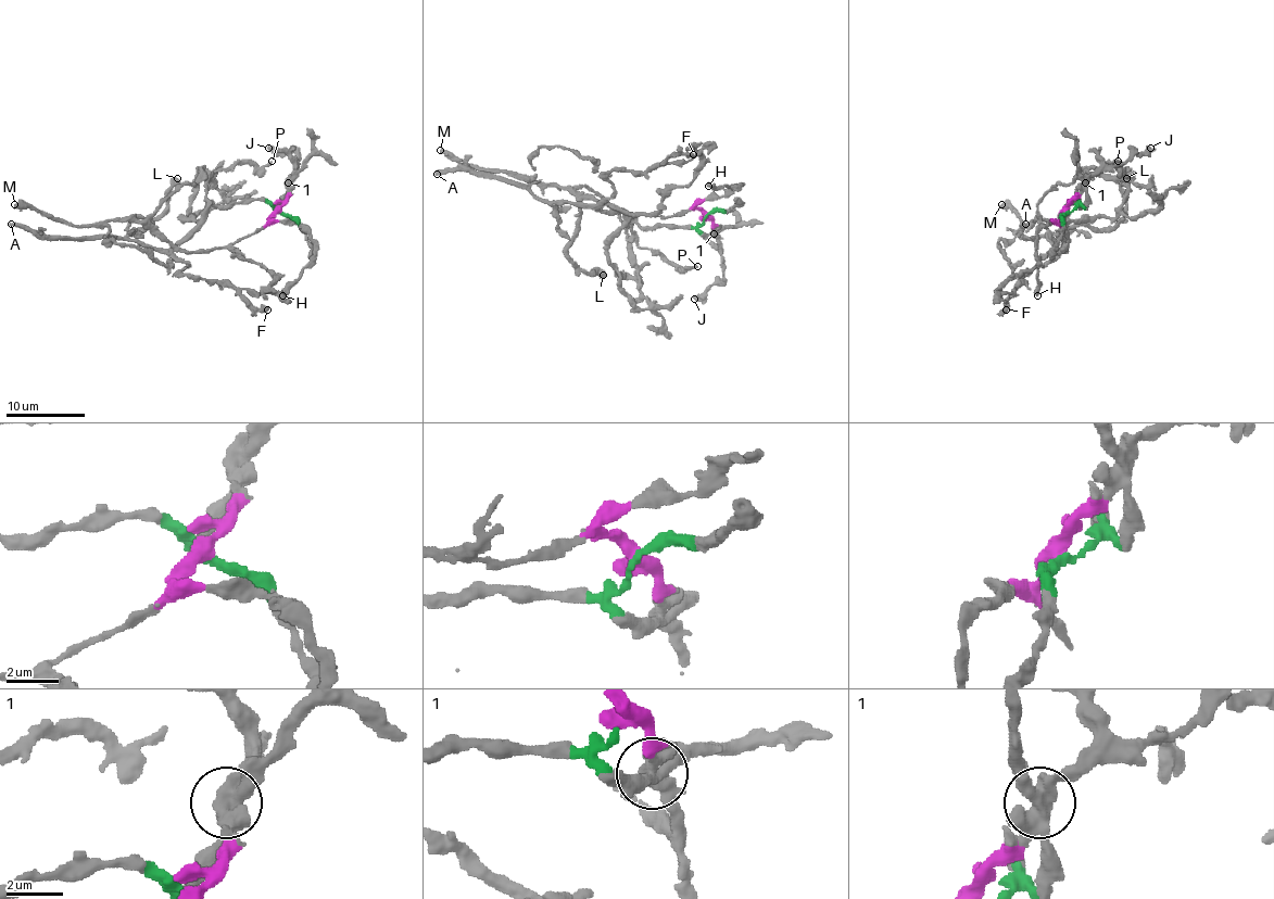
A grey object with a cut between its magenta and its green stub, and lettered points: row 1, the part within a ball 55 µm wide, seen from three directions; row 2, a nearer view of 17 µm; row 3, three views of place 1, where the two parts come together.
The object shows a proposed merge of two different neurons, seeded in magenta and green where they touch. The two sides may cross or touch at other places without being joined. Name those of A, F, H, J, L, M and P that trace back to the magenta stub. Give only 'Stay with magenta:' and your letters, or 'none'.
Stay with magenta: H, J, L, M

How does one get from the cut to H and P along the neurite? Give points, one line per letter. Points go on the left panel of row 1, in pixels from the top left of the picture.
H: (279, 211), (274, 215), (274, 220), (295, 220), (310, 235), (313, 244), (313, 258), (281, 295)
P: (279, 211), (259, 199), (215, 205), (206, 199), (206, 179), (216, 169), (237, 164), (268, 166), (272, 162)

